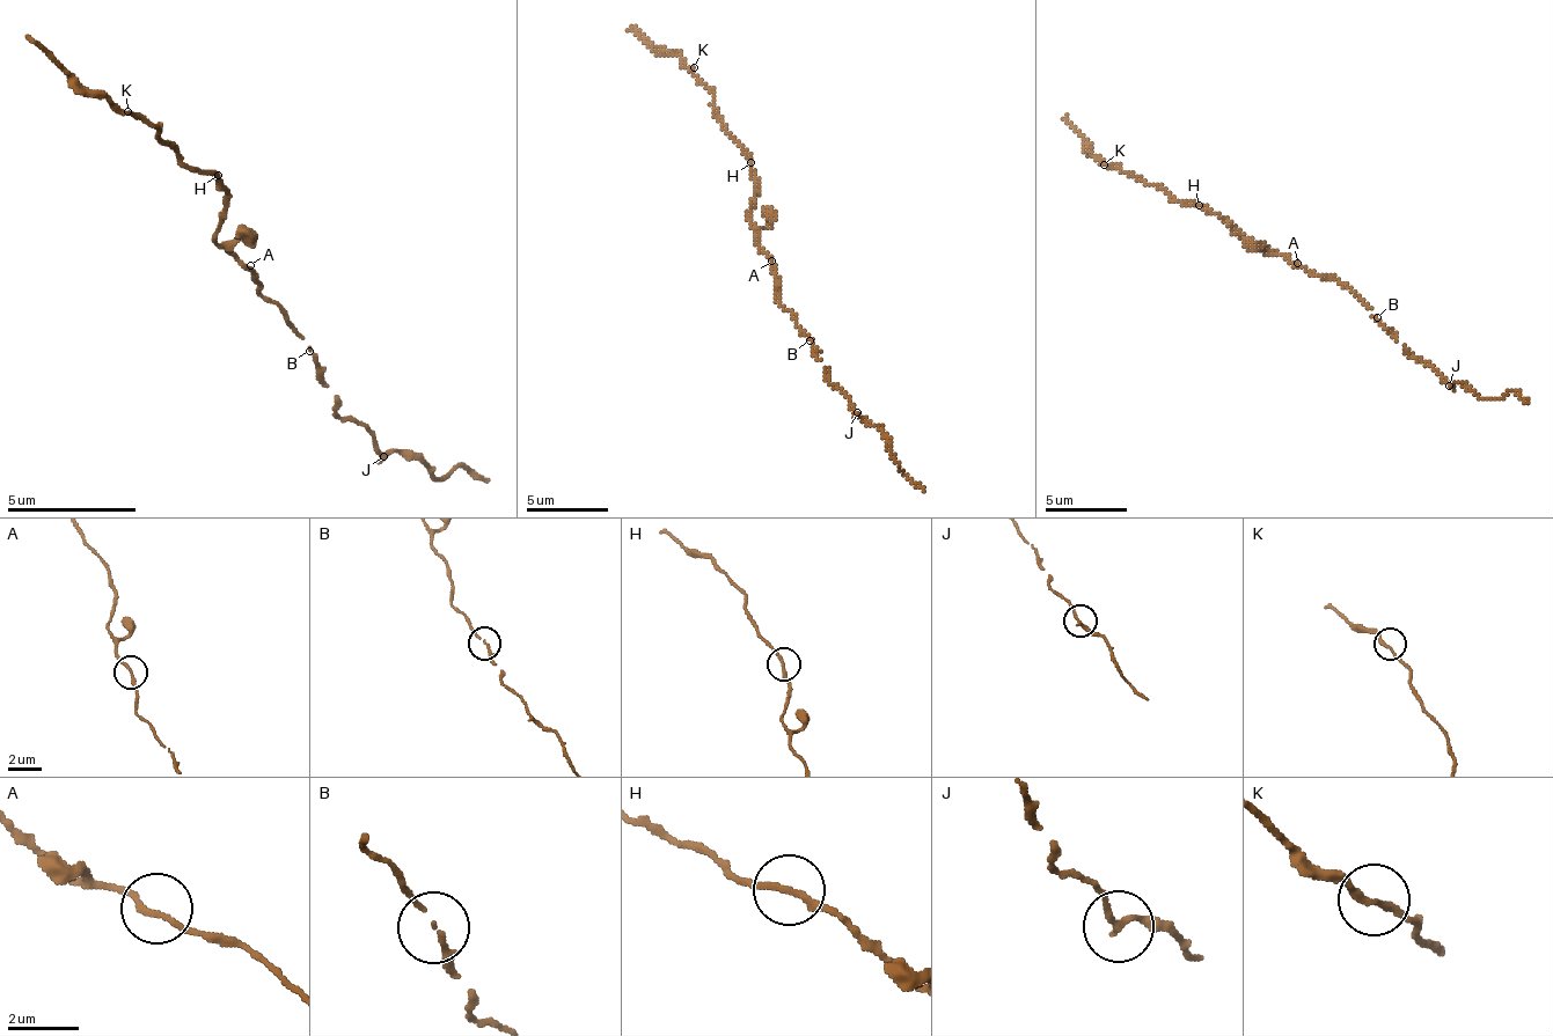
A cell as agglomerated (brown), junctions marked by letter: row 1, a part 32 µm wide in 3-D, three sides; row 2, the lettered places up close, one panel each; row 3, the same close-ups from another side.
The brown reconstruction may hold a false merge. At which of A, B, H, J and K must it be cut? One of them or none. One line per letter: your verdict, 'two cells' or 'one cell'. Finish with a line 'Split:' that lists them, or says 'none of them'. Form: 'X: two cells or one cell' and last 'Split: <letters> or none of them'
A: one cell
B: one cell
H: one cell
J: one cell
K: one cell
Split: none of them

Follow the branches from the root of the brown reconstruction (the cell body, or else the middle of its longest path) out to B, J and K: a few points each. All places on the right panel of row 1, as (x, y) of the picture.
B: (1294, 267), (1305, 267), (1318, 276), (1334, 276), (1371, 308), (1371, 316), (1376, 316)
J: (1294, 267), (1334, 276), (1371, 308), (1371, 316), (1408, 353), (1426, 361), (1450, 387)
K: (1294, 267), (1281, 255), (1265, 255), (1240, 239), (1215, 213), (1199, 205), (1182, 205), (1162, 189), (1104, 164)

